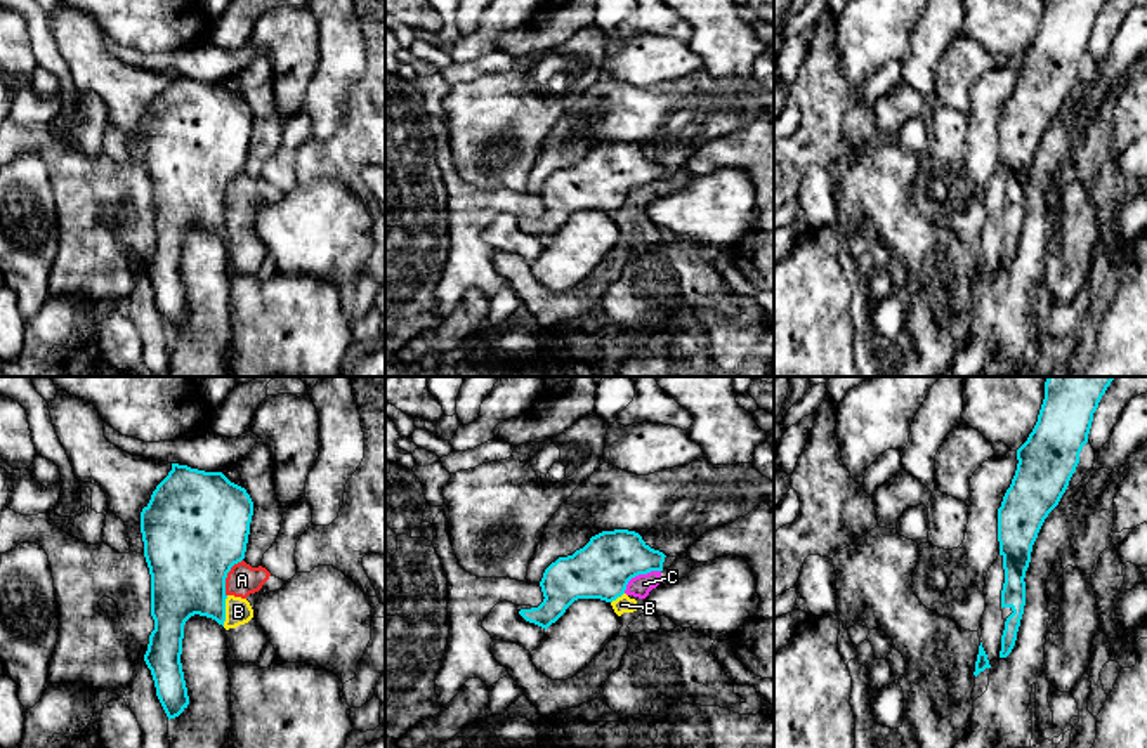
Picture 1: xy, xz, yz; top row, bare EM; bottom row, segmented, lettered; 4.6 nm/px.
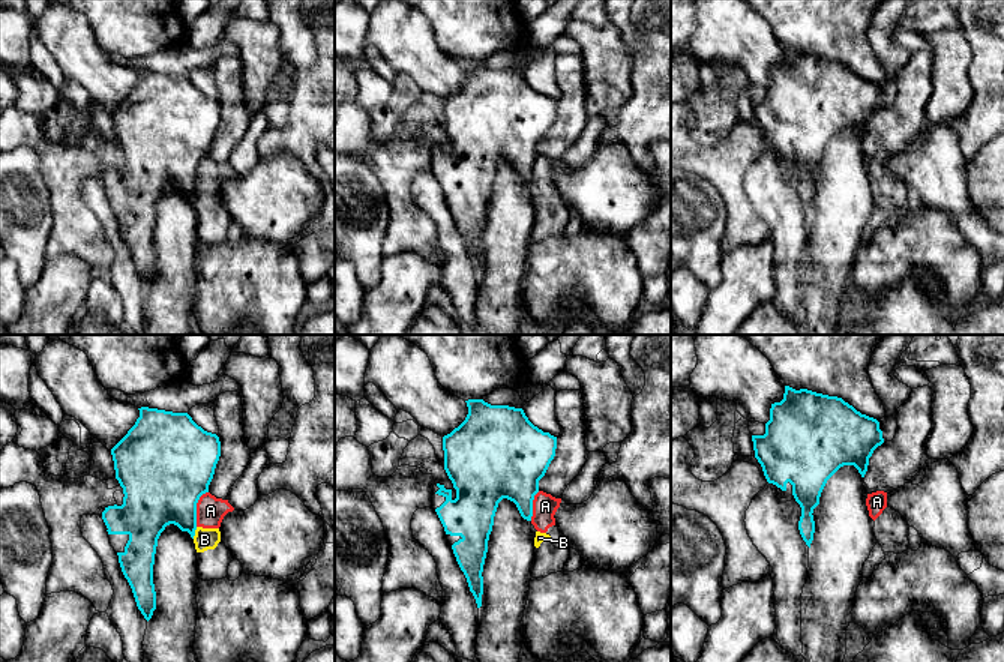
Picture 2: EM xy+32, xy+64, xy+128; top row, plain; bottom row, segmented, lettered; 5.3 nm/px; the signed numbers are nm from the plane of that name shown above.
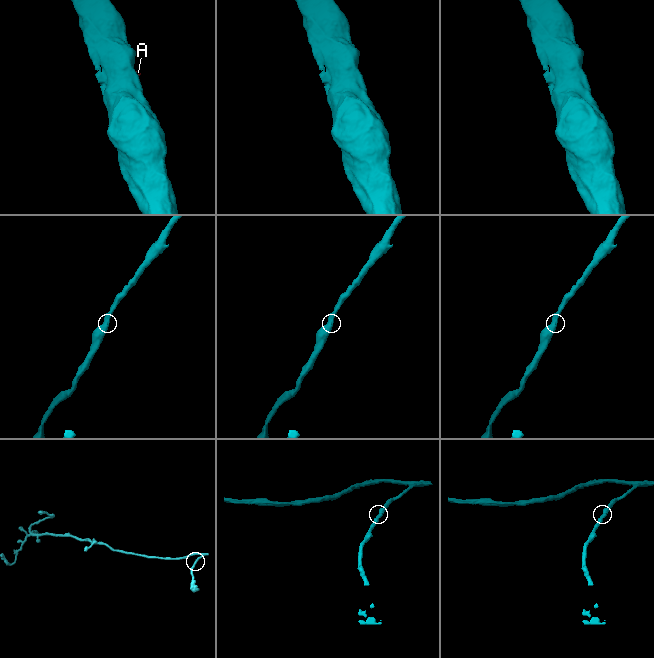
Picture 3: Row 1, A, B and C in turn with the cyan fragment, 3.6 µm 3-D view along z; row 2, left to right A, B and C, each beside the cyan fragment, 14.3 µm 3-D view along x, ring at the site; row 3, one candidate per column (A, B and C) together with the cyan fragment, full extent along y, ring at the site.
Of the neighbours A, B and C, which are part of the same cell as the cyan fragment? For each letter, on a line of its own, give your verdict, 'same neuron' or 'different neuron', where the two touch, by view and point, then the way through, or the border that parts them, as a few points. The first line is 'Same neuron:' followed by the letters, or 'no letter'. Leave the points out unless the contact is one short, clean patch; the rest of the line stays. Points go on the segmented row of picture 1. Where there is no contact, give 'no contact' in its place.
Same neuron: no letter
A: different neuron; contact xy (226, 577); border xy (242, 559), (228, 573), (226, 596)
B: different neuron; contact xy (224, 611); border xy (228, 596), (222, 625)
C: different neuron; contact xz (639, 573); border xz (660, 570), (635, 575), (623, 592)

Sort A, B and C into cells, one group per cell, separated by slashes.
A B C

